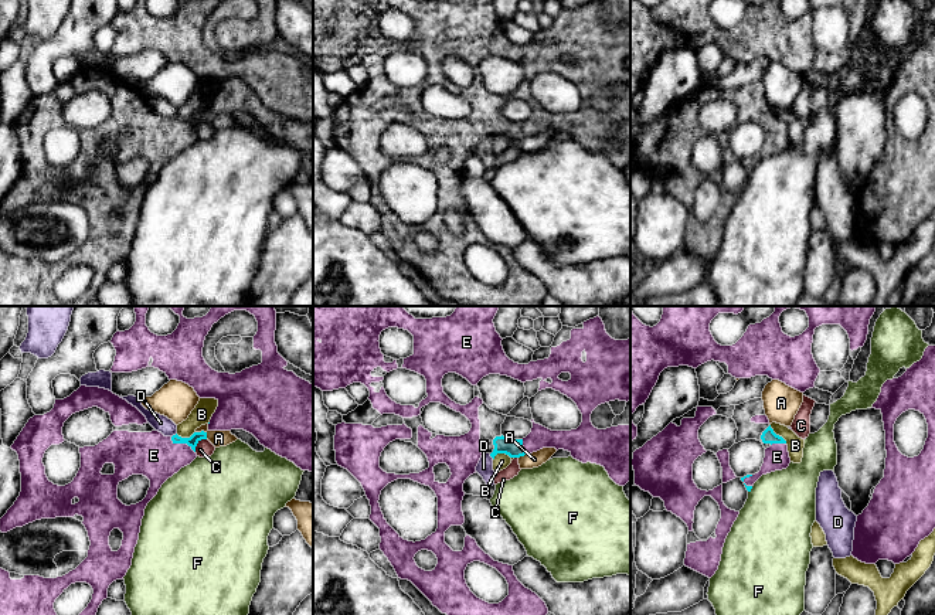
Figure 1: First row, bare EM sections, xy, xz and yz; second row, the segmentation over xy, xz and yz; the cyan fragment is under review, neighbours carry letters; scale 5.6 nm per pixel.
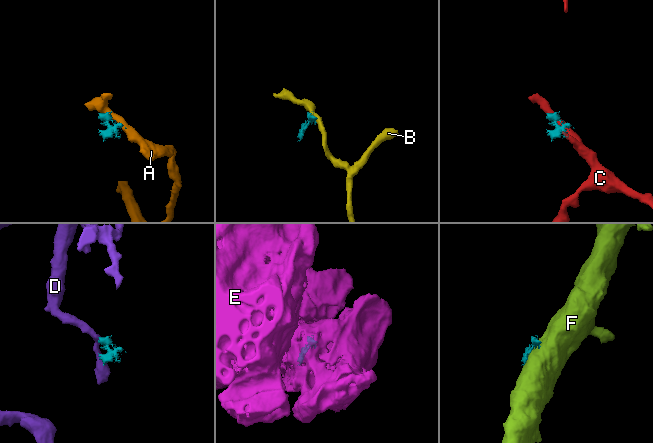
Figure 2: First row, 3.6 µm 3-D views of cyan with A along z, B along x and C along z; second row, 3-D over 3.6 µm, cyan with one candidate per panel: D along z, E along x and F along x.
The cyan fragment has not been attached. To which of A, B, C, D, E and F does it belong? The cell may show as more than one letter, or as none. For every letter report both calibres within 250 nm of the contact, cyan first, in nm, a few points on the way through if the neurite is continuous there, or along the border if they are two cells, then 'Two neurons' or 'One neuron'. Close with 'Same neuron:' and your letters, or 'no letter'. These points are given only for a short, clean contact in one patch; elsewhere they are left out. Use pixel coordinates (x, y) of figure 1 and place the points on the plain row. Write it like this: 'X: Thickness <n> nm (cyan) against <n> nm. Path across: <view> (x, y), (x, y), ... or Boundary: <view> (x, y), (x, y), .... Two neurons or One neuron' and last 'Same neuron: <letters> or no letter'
A: Thickness 60 nm (cyan) against 100 nm. Two neurons
B: Thickness 80 nm (cyan) against 100 nm. Boundary: yz (769, 106), (786, 125). Two neurons
C: Thickness 60 nm (cyan) against 100 nm. Boundary: xy (206, 121), (197, 126), (194, 133). Two neurons
D: Thickness 60 nm (cyan) against 90 nm. Boundary: xy (176, 115), (172, 119). Two neurons
E: Thickness 60 nm (cyan) against 260 nm. One neuron
F: Thickness 30 nm (cyan) against 420 nm. Boundary: yz (752, 169), (748, 175). Two neurons
Same neuron: E

